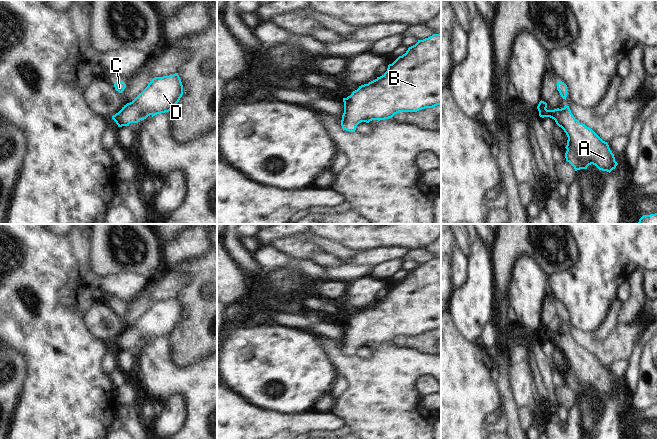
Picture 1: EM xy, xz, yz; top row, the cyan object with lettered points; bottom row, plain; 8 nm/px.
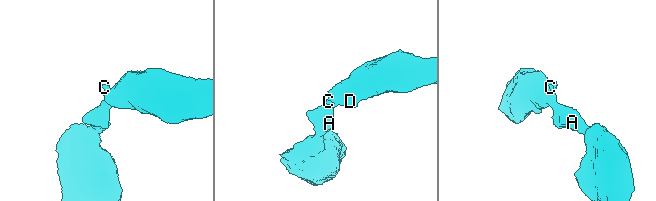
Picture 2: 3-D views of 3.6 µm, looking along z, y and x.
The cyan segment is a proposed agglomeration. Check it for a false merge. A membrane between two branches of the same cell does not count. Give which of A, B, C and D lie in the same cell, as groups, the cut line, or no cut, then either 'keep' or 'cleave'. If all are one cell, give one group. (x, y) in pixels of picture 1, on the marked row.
A B C D; no cut; keep

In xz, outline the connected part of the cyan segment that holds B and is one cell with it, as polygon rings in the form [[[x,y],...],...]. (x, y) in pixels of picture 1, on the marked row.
[[[441,33],[418,40],[382,76],[359,86],[343,102],[341,126],[349,132],[361,122],[441,105]]]

